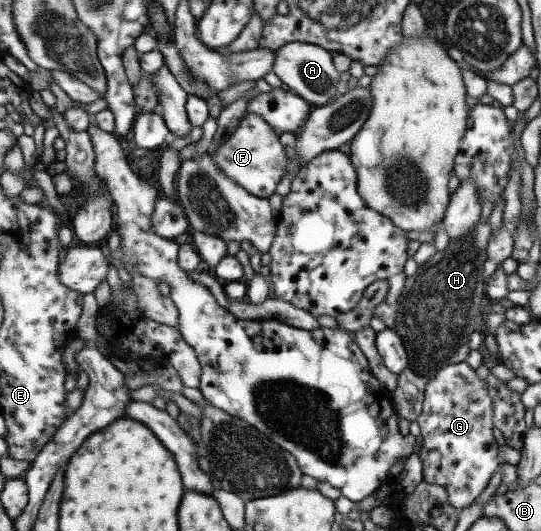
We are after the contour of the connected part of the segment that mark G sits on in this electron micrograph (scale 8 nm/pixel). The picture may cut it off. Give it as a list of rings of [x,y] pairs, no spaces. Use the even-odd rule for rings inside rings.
[[[466,361],[443,366],[425,384],[421,413],[415,421],[422,436],[422,480],[442,486],[450,506],[456,510],[470,506],[500,464],[498,445],[492,437],[492,405],[486,382],[476,377]]]

